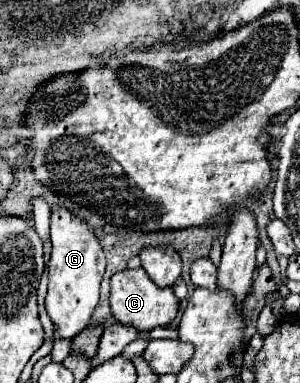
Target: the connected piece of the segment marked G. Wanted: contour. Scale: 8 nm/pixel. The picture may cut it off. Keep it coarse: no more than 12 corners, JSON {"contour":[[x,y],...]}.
{"contour":[[51,209],[45,309],[73,339],[99,303],[105,255],[79,217]]}

